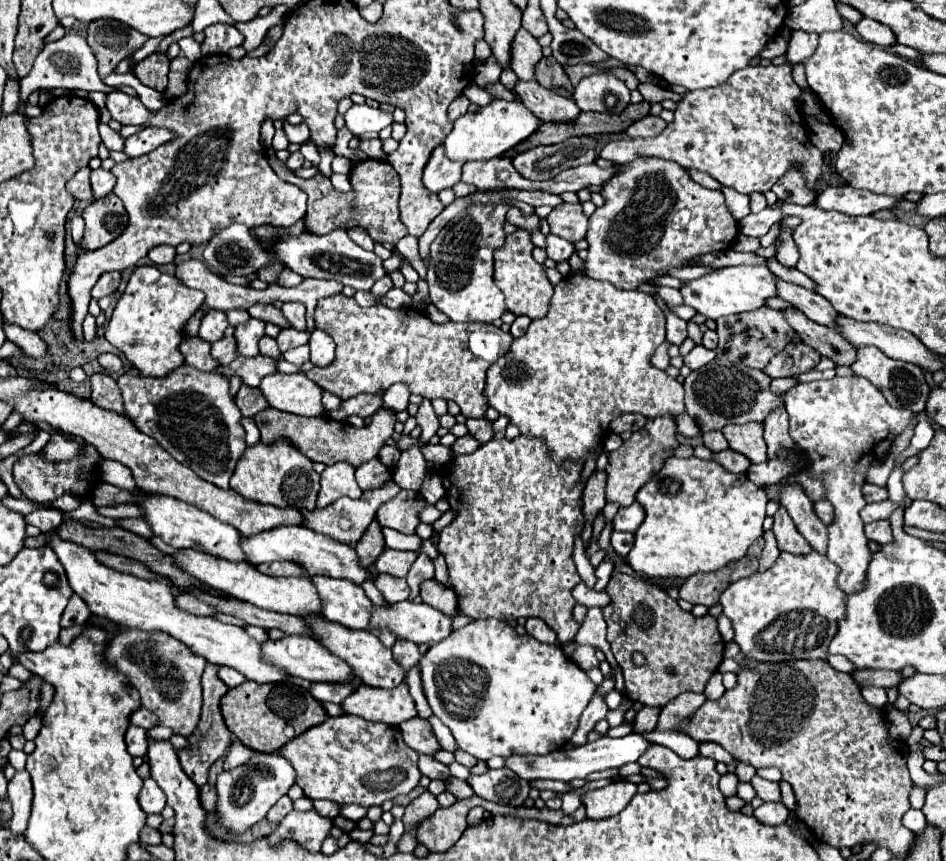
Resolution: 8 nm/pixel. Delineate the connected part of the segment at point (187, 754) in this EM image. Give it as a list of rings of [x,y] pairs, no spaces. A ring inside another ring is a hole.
[[[208,662],[206,670],[202,674],[202,688],[204,688],[204,706],[202,706],[202,718],[198,724],[198,730],[190,736],[190,750],[180,750],[178,758],[182,764],[182,770],[198,784],[204,786],[208,780],[208,768],[226,754],[228,746],[232,744],[232,732],[226,728],[222,712],[220,712],[220,700],[228,692],[226,684],[218,678],[218,664]]]

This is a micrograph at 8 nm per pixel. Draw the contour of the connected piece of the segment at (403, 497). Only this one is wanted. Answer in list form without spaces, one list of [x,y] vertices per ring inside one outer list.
[[[400,490],[396,498],[388,500],[386,504],[382,504],[378,508],[378,522],[380,526],[388,526],[394,528],[402,534],[414,534],[420,520],[420,512],[424,510],[428,502],[424,500],[424,496],[416,490]]]

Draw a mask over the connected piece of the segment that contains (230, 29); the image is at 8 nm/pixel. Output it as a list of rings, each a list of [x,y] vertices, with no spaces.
[[[212,24],[204,30],[206,38],[202,42],[202,54],[226,54],[230,48],[240,46],[244,36],[236,26],[230,24]]]

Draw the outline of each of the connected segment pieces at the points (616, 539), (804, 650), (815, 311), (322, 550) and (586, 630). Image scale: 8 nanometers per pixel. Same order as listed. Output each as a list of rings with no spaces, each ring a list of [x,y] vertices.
[[[613,531],[610,542],[616,552],[622,556],[626,556],[633,546],[634,534],[631,532]]]
[[[782,552],[776,562],[764,570],[764,572],[754,572],[748,578],[740,578],[736,582],[732,582],[720,596],[720,604],[724,608],[724,614],[732,620],[732,628],[736,632],[734,640],[740,646],[742,654],[754,662],[788,662],[788,660],[816,660],[816,658],[826,658],[826,646],[830,644],[830,638],[834,638],[836,634],[836,620],[844,616],[844,604],[846,604],[846,594],[842,590],[838,590],[836,586],[836,576],[838,576],[838,568],[824,556],[818,552],[810,552],[806,556],[802,554],[790,554],[790,552]]]
[[[776,278],[776,284],[778,284],[778,288],[776,288],[778,296],[782,300],[790,302],[794,308],[798,308],[800,312],[804,312],[814,322],[830,326],[830,328],[836,328],[834,326],[834,314],[836,314],[836,310],[830,306],[830,302],[824,296],[820,296],[820,294],[816,294],[812,290],[800,288],[796,284],[784,282],[782,278]]]
[[[276,526],[270,530],[258,532],[254,536],[244,536],[240,540],[240,546],[252,564],[274,562],[274,560],[294,560],[294,562],[306,566],[310,576],[326,574],[332,578],[346,578],[356,584],[362,584],[368,578],[368,570],[358,566],[358,556],[352,546],[336,542],[336,540],[332,540],[324,534],[318,534],[310,528],[304,528],[304,526]]]
[[[590,608],[582,626],[580,626],[574,641],[561,646],[561,650],[566,656],[570,656],[573,651],[581,645],[593,646],[596,649],[600,649],[606,654],[606,660],[610,662],[612,666],[612,672],[616,668],[616,662],[614,662],[614,656],[610,652],[610,644],[606,640],[606,622],[604,622],[604,616],[602,616],[602,610],[600,608]]]

